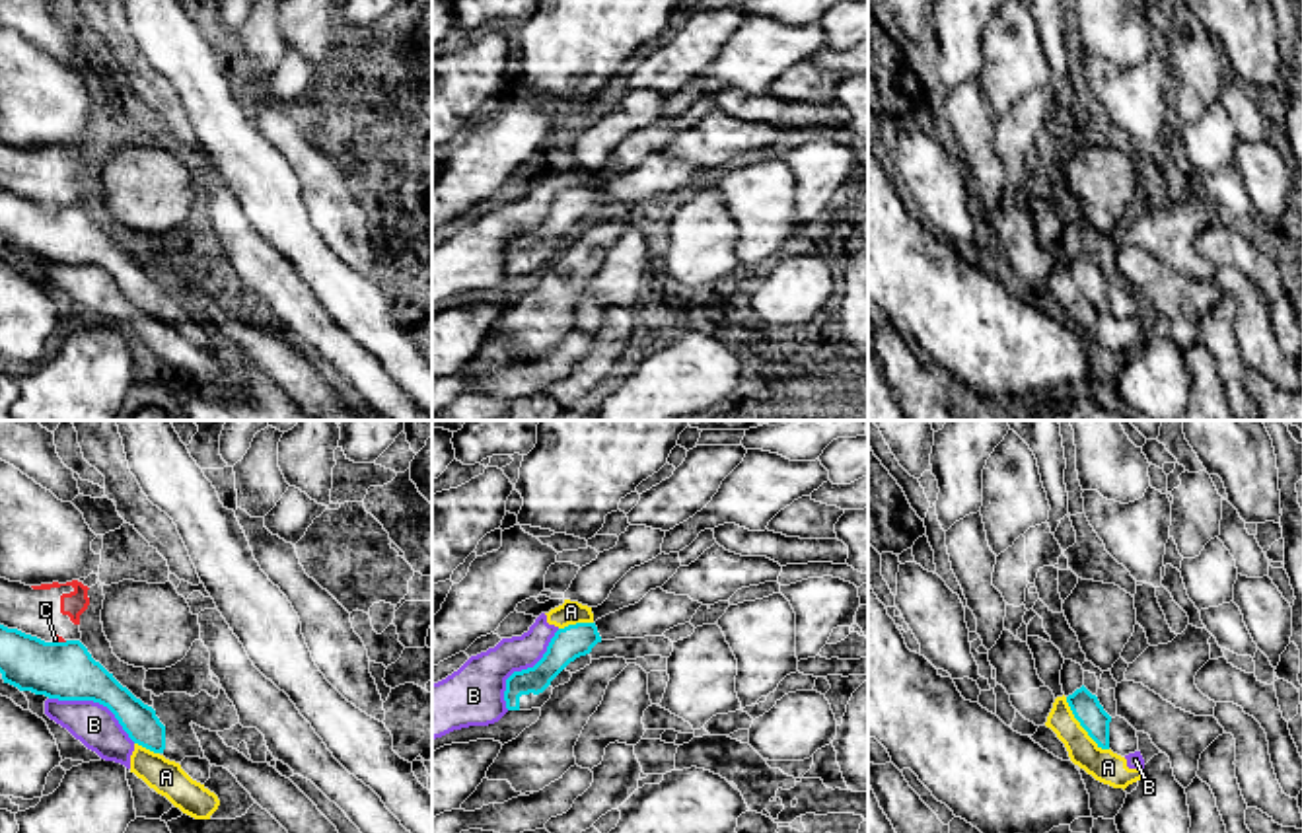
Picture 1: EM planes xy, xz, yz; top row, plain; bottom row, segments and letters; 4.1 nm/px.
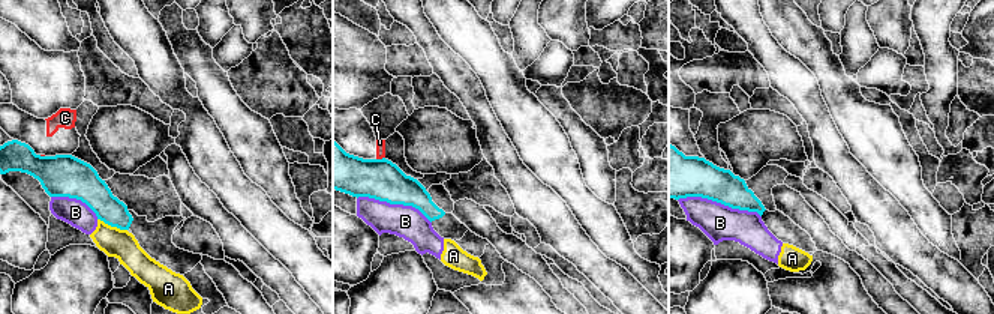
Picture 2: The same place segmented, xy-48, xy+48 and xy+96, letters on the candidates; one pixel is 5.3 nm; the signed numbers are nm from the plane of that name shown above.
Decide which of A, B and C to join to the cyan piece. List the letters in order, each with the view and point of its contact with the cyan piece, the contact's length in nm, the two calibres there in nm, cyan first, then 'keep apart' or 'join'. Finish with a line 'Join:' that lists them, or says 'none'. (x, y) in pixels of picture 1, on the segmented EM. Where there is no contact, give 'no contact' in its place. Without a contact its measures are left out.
A: yz (1081, 724) | 280 nm | 120/140 nm | keep apart
B: xz (522, 670) | 400 nm | 140/260 nm | keep apart
C: xy (59, 643) | 60 nm | 240/30 nm | keep apart
Join: none

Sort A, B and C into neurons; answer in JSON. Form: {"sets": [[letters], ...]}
{"sets": [["A", "B"], ["C"]]}

